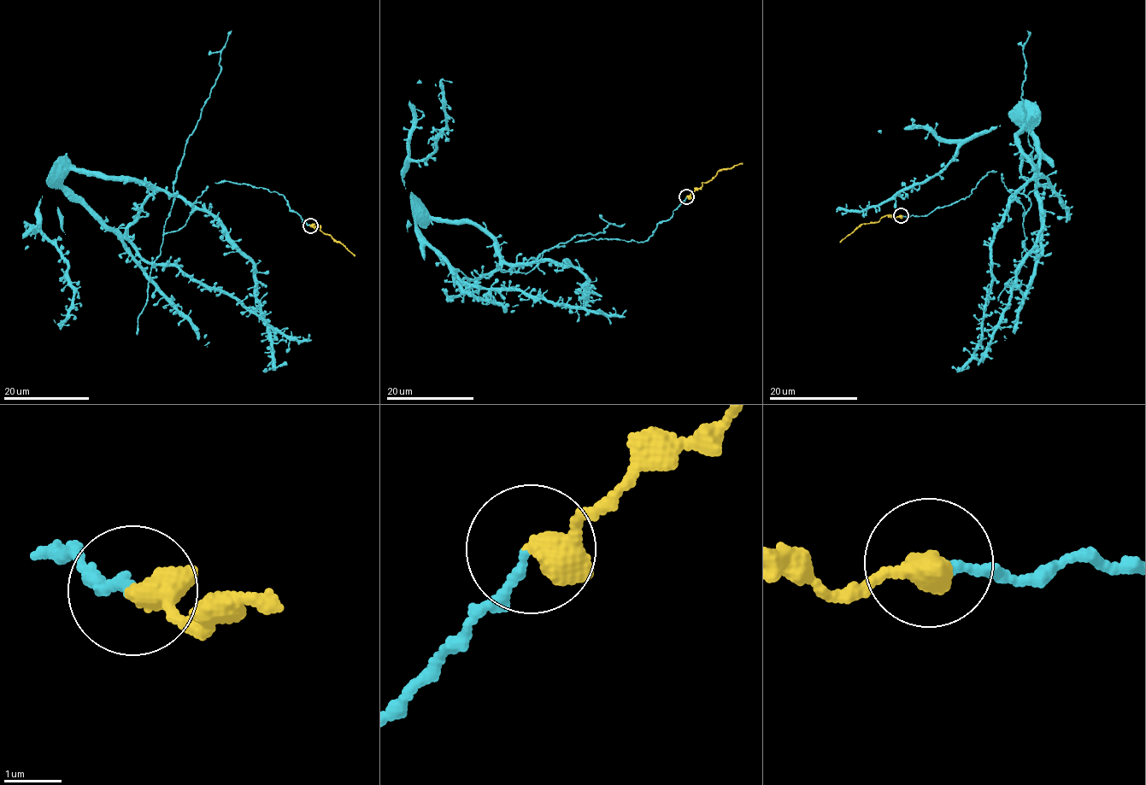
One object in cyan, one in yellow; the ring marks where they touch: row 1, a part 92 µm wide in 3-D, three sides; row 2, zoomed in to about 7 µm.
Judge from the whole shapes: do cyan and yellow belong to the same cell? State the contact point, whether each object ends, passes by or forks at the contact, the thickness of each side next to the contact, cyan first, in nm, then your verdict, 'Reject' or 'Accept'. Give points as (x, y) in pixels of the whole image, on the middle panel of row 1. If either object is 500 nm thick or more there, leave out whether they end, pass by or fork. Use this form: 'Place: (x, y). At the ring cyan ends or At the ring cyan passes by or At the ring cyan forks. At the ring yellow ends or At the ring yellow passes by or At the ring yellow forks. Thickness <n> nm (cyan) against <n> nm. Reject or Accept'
Place: (686, 196). Thickness 140 nm (cyan) against 500 nm. Accept

